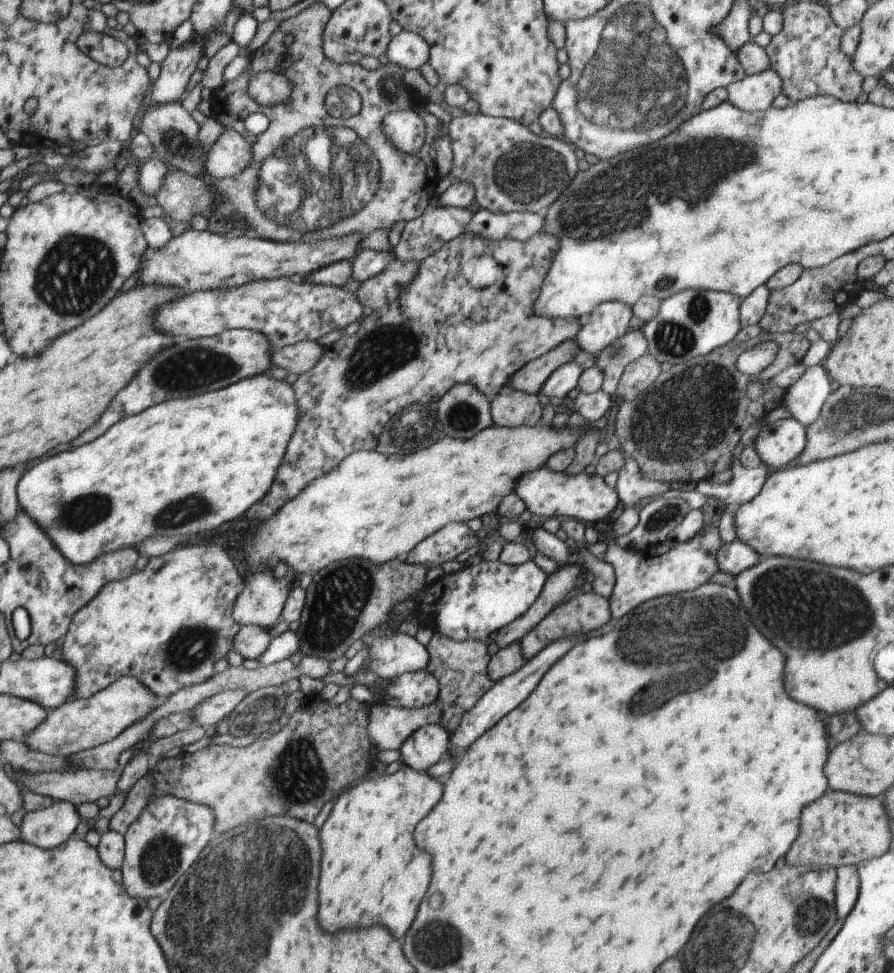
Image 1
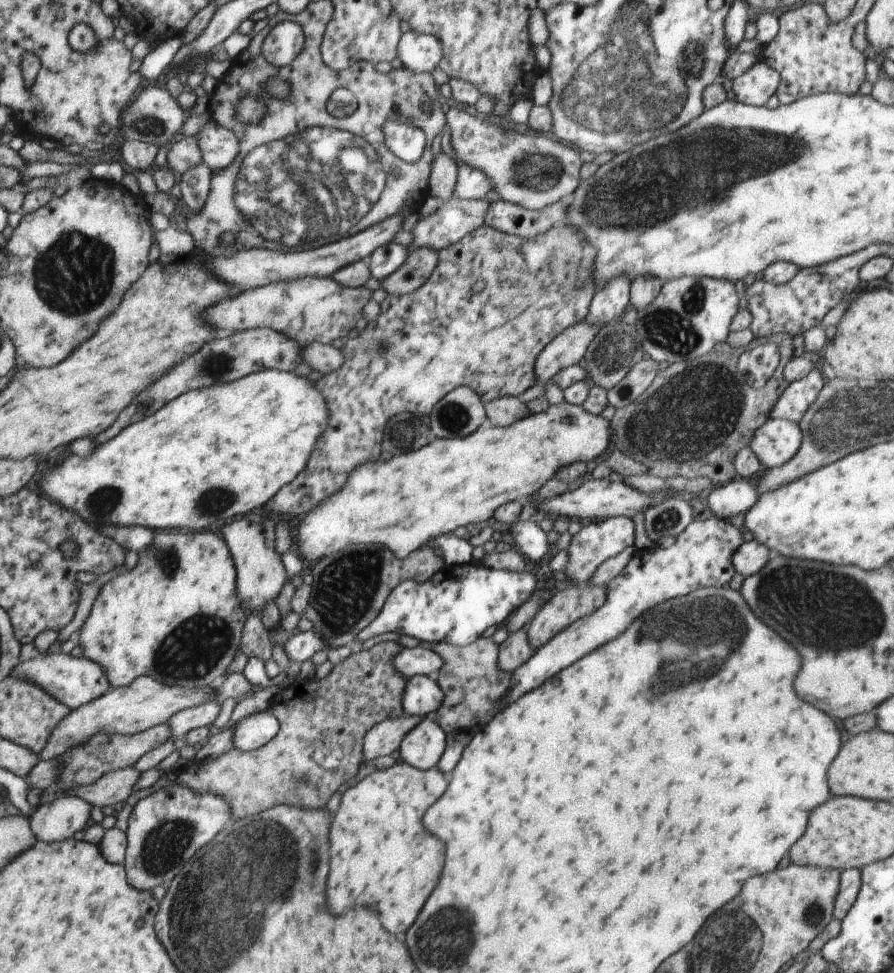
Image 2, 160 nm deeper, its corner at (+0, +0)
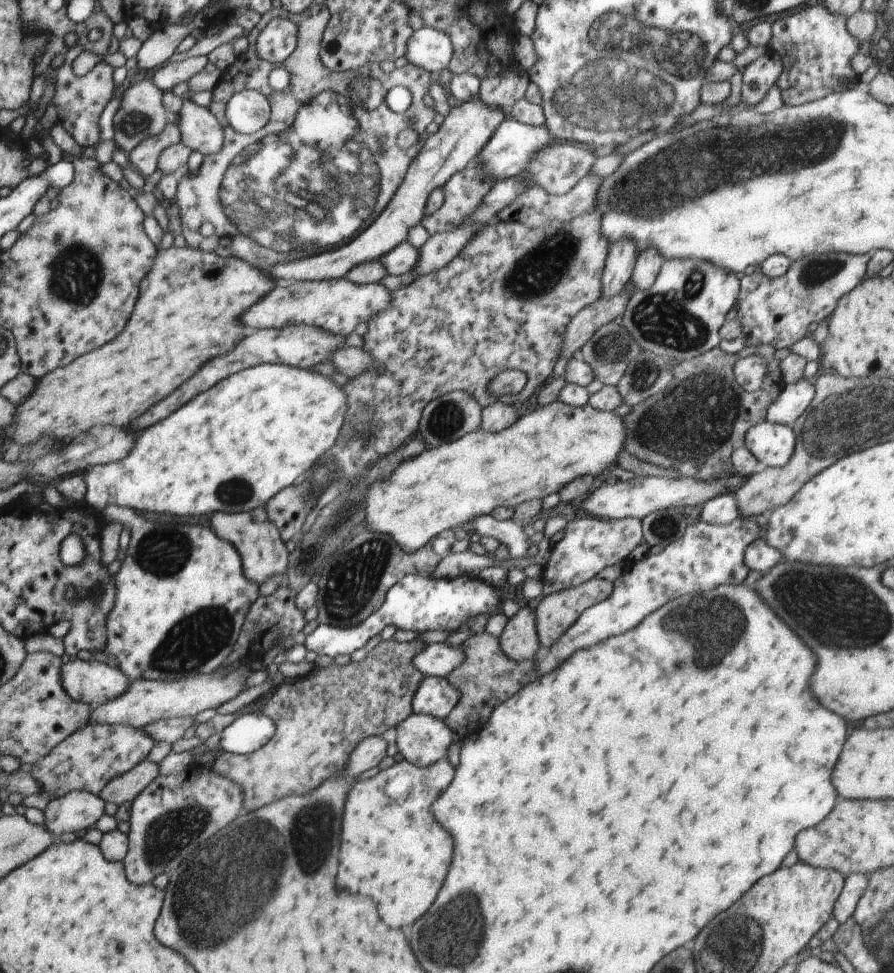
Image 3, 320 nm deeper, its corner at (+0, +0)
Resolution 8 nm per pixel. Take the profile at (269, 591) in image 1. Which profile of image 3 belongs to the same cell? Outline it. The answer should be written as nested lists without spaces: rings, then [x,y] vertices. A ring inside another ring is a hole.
[[[263,507],[241,513],[215,512],[210,516],[210,522],[216,536],[234,545],[239,552],[246,578],[260,585],[275,574],[285,574],[289,561],[288,548]]]

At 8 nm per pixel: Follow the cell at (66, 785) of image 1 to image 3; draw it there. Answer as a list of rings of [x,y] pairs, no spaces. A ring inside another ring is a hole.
[[[147,758],[140,761],[134,769],[114,777],[99,794],[106,802],[117,805],[134,801],[143,790],[159,775],[159,763],[150,762]]]

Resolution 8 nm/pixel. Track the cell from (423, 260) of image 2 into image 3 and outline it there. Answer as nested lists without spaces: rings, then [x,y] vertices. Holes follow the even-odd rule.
[[[477,222],[447,233],[430,235],[424,246],[419,249],[419,259],[412,272],[415,278],[419,274],[434,272],[446,266],[485,226],[486,224]]]

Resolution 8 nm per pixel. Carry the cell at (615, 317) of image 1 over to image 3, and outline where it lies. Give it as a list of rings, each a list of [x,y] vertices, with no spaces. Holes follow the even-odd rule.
[[[622,237],[609,245],[602,275],[602,297],[624,290],[633,275],[637,255],[637,246],[630,237]]]

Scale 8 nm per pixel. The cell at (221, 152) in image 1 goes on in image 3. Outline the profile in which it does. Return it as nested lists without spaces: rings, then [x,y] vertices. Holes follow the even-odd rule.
[[[190,94],[184,96],[179,110],[181,142],[192,151],[203,155],[218,152],[224,142],[224,133],[218,119],[210,112],[209,107],[201,107],[192,101]]]

